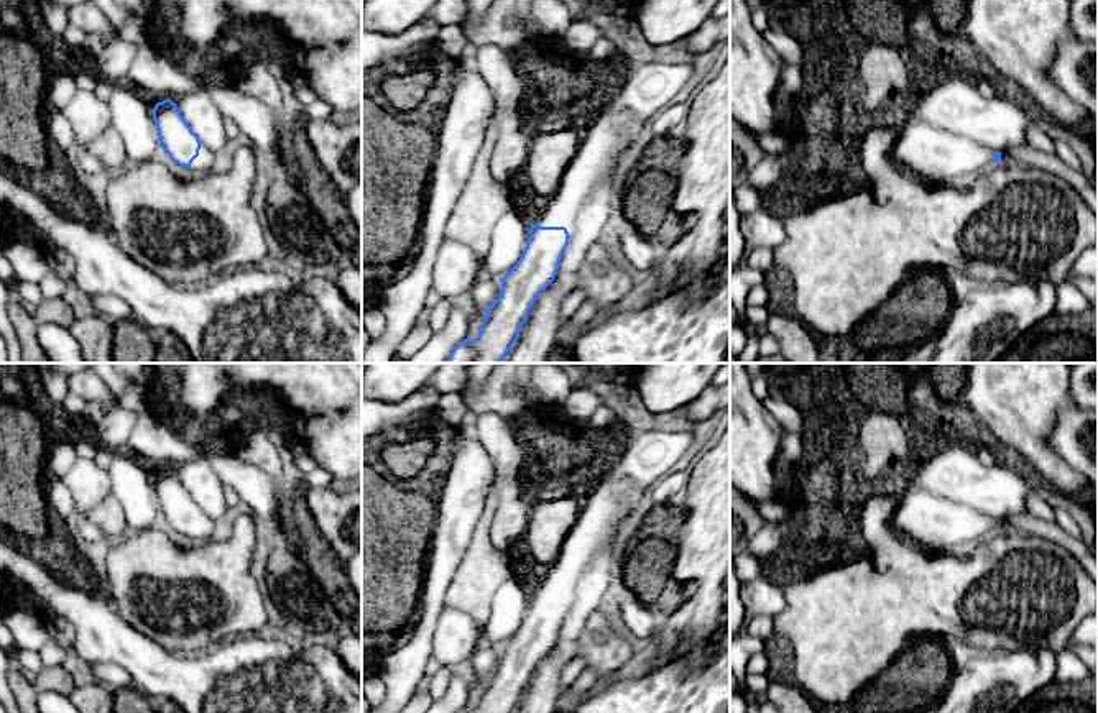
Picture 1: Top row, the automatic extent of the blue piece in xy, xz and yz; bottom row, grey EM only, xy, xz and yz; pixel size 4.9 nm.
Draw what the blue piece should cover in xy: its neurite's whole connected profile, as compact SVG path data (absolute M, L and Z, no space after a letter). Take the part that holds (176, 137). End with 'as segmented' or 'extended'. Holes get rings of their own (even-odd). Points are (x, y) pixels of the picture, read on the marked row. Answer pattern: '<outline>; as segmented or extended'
M171 99L153 108L159 148L182 168L207 171L214 164L214 153L201 143Z; extended

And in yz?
M925 122L899 123L893 153L897 164L930 186L940 186L970 171L985 171L1003 161L999 151L991 153Z; extended

